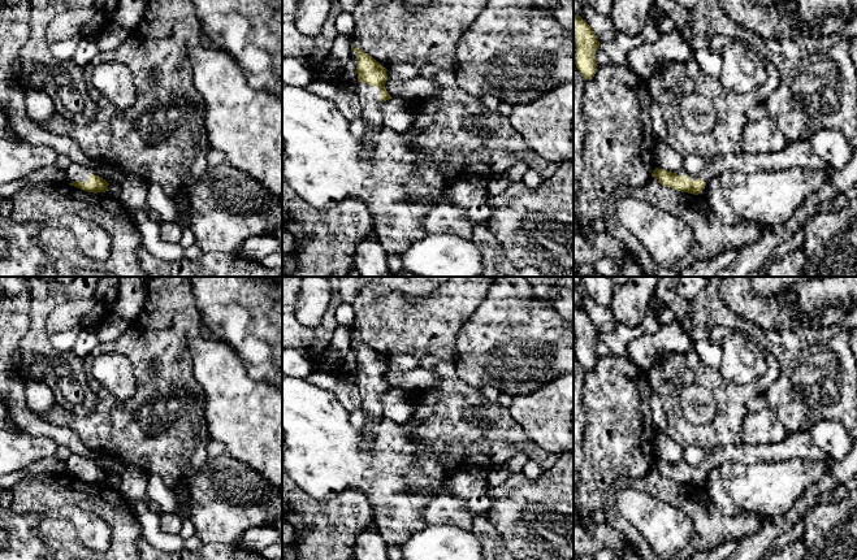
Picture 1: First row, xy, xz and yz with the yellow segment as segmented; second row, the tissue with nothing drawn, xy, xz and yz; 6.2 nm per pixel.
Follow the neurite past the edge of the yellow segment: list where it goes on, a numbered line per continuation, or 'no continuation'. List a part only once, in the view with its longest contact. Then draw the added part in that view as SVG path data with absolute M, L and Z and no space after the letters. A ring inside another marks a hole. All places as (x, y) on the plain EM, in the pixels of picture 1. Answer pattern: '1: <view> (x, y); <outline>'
1: xz (368, 386); M354 364L355 374L358 377L356 386L362 396L362 409L368 416L368 422L363 426L363 433L367 439L375 437L375 430L378 425L384 422L382 414L382 392L380 390L380 379L376 377L369 377L358 372L358 365Z

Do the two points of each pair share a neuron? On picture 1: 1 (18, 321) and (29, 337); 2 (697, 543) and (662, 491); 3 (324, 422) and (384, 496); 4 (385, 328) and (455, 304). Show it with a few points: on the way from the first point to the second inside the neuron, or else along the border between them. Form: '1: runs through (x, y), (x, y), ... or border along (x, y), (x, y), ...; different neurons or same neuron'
1: border along (31, 302), (30, 325), (21, 339), (18, 350); different neurons
2: runs through (700, 526), (700, 515), (679, 496); same neuron
3: runs through (336, 441), (373, 478); same neuron
4: runs through (402, 328), (429, 328), (438, 318); same neuron

